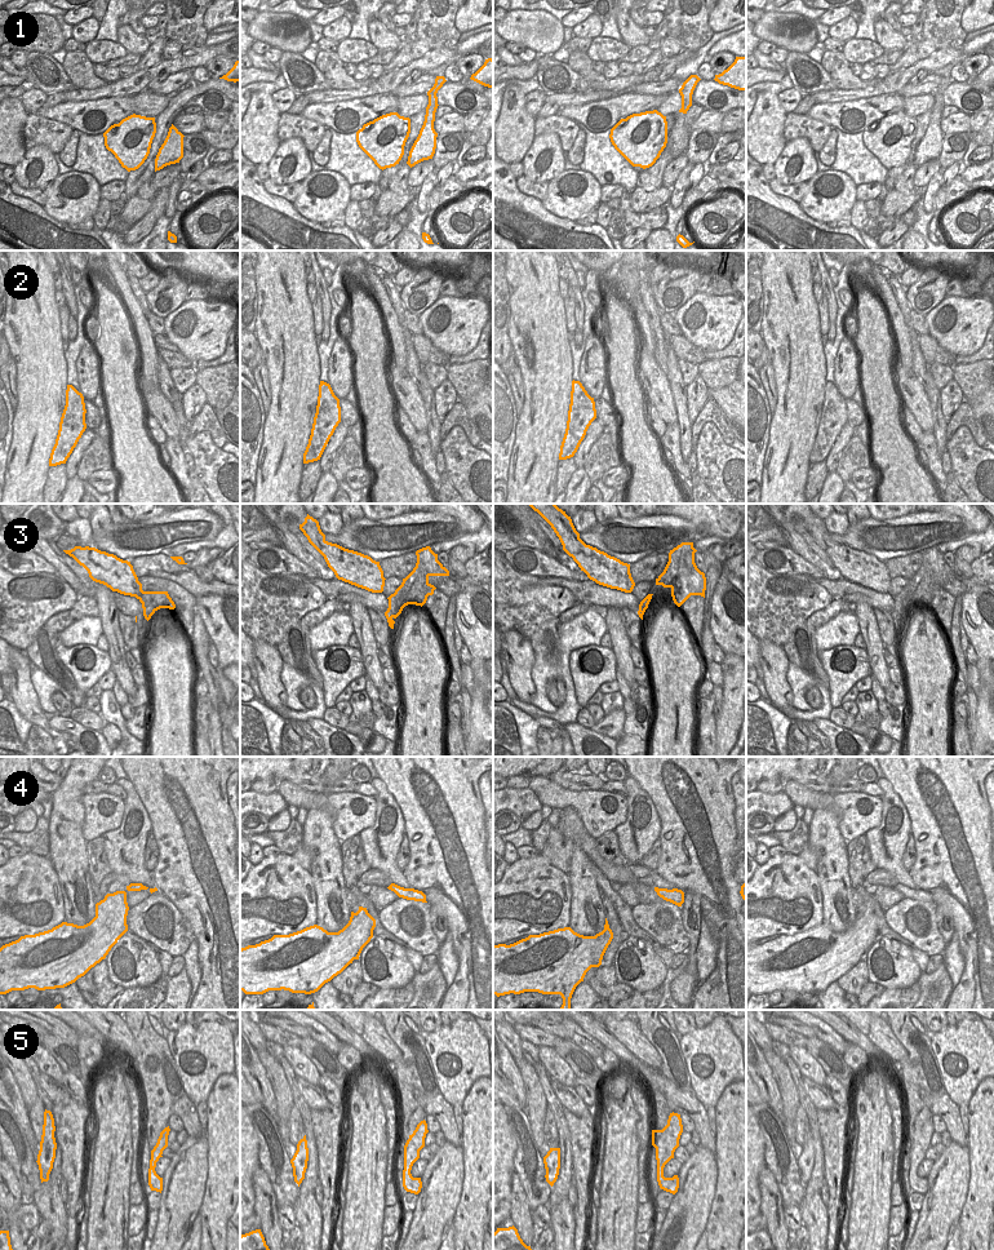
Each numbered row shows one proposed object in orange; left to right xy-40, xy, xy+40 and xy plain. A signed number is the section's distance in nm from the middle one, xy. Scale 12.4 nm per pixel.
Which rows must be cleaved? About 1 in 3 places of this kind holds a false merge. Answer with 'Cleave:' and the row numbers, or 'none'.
Cleave: none

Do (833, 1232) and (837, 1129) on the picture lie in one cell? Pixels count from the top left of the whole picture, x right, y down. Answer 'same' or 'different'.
same

